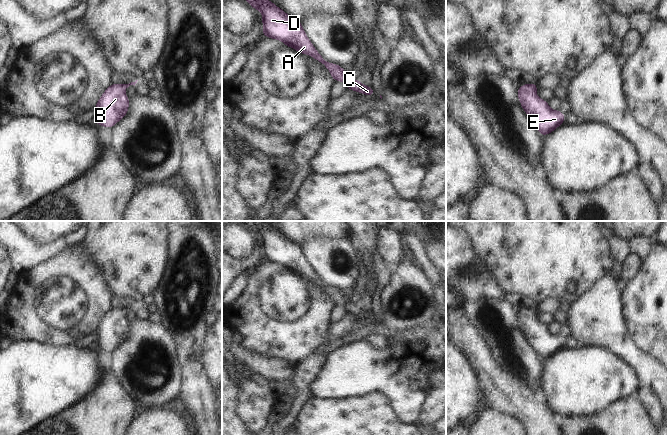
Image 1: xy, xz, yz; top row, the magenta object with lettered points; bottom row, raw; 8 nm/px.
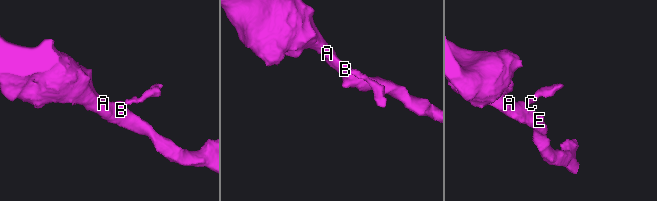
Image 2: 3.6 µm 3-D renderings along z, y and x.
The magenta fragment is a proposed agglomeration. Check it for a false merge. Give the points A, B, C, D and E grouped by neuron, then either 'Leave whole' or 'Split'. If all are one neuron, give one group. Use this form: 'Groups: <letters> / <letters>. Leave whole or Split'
Groups: A B C D E. Leave whole.

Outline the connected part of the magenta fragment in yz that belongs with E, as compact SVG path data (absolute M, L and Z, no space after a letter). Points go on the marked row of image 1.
M535 83L524 84L517 90L518 98L529 120L542 136L553 132L564 124L565 114L552 110L548 102L536 95L538 86Z

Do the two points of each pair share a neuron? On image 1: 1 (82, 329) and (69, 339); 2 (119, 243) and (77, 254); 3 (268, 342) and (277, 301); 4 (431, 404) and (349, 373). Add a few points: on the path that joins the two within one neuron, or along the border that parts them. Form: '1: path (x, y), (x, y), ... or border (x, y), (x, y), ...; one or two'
1: path (79, 329), (72, 336); one
2: border (80, 243), (100, 271); two
3: path (268, 332), (268, 329), (277, 319), (277, 311); one
4: border (431, 389), (421, 407), (416, 423); two

